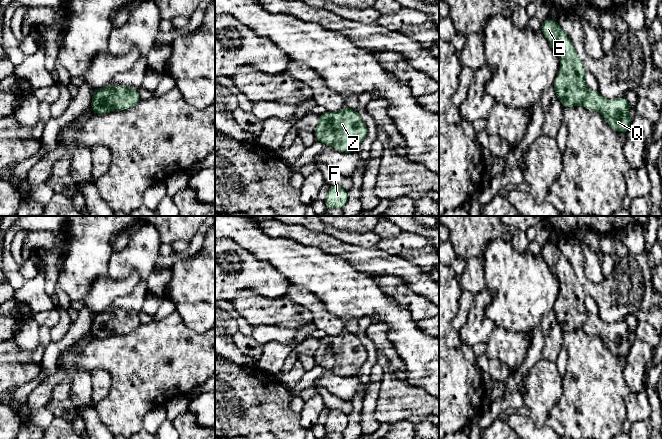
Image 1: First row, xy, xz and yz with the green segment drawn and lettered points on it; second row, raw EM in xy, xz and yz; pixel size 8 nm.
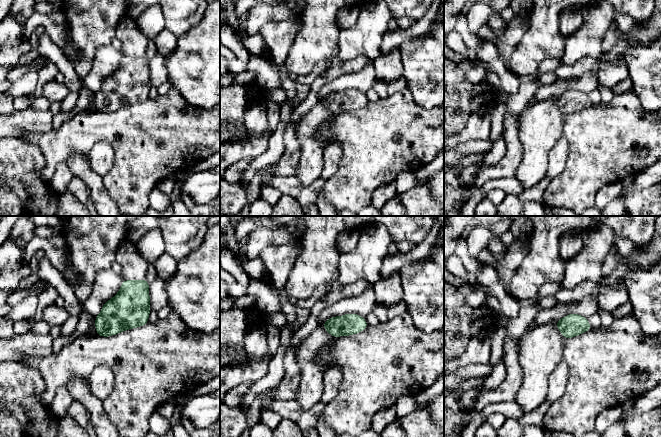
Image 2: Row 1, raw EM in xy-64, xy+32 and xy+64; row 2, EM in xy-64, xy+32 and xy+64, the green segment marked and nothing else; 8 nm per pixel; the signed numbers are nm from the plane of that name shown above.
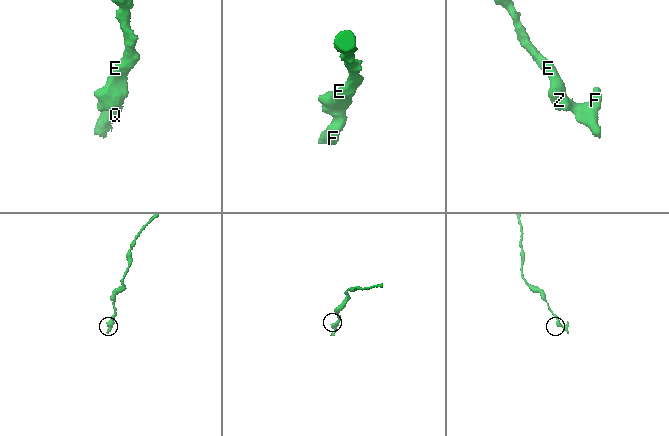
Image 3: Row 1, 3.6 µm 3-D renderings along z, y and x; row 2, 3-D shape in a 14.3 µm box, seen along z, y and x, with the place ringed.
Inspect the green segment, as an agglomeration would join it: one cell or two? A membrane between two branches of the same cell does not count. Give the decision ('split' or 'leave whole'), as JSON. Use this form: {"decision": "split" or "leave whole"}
{"decision": "leave whole"}

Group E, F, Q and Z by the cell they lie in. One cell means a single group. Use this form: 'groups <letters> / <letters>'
groups E F Q Z

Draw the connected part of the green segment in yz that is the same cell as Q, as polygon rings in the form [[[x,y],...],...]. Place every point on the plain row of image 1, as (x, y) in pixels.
[[[546,242],[541,248],[541,255],[560,284],[553,311],[562,330],[583,329],[588,334],[597,335],[613,354],[627,358],[632,346],[628,323],[625,320],[606,323],[598,315],[588,312],[583,286],[557,244]]]

